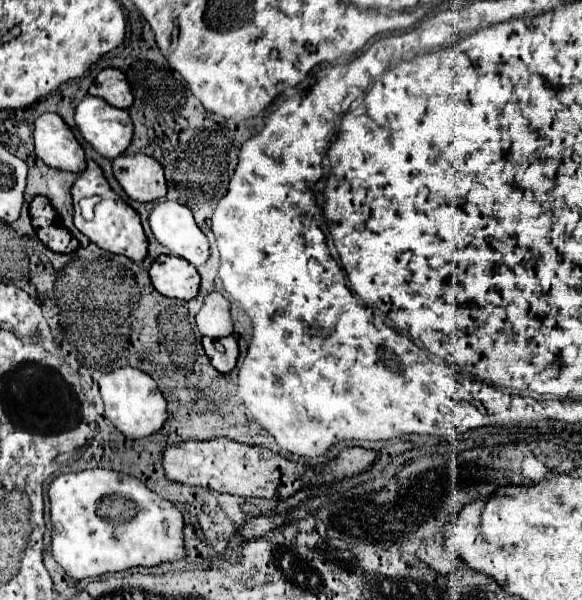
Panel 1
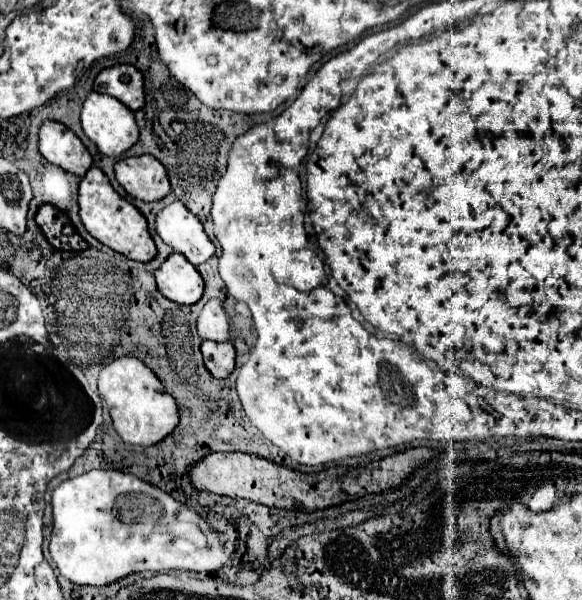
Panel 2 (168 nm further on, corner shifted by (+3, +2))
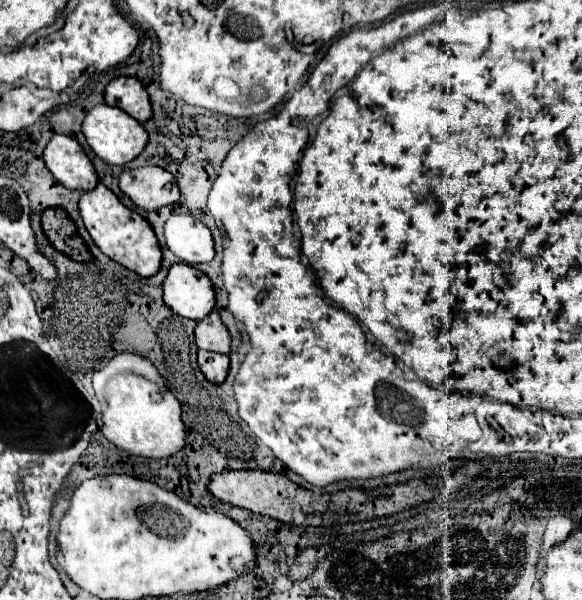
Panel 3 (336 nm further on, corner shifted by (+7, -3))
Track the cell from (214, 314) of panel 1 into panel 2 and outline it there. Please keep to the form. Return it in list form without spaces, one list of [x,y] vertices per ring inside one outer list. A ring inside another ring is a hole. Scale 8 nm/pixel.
[[[210,299],[204,309],[198,315],[198,335],[202,339],[210,339],[216,343],[230,341],[230,331],[228,331],[228,319],[222,307],[222,301]]]

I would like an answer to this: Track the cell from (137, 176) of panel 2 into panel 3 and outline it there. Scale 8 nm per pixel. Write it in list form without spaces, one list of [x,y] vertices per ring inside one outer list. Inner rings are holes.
[[[158,166],[128,168],[120,174],[118,186],[142,210],[158,210],[180,198],[174,176]]]

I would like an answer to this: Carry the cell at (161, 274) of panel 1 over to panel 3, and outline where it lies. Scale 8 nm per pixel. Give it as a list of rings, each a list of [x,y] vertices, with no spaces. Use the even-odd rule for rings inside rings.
[[[172,264],[164,280],[164,302],[184,318],[202,320],[214,308],[212,282],[194,266]]]

